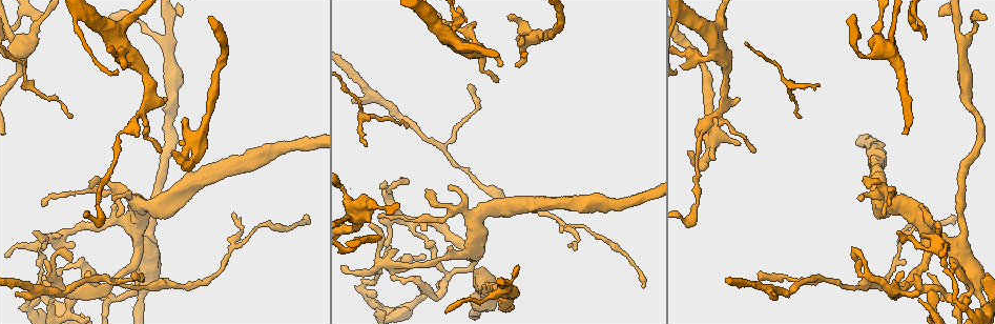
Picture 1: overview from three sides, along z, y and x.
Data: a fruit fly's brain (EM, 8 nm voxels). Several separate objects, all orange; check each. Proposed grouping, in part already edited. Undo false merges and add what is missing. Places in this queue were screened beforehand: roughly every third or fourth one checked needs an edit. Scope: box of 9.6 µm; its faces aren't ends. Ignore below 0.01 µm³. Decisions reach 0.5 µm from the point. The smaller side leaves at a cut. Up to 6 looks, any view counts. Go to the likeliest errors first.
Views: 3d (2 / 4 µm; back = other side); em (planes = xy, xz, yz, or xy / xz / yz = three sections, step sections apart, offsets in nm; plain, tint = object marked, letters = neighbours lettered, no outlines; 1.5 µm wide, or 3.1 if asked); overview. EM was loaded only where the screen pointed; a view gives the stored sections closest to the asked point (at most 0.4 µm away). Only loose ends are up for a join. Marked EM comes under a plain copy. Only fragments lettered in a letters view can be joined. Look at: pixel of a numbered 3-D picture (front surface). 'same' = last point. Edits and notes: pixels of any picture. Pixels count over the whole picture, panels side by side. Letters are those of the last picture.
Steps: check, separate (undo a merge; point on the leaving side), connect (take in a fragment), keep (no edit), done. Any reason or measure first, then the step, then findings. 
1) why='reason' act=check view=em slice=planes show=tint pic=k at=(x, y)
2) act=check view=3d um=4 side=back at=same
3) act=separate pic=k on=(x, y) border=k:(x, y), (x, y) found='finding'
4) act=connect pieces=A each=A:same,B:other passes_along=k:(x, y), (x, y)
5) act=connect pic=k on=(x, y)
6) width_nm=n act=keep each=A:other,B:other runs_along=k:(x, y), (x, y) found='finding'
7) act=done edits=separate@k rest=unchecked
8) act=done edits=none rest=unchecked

why='thin end' act=check view=em slice=planes show=letters pic=1 at=(233, 213)

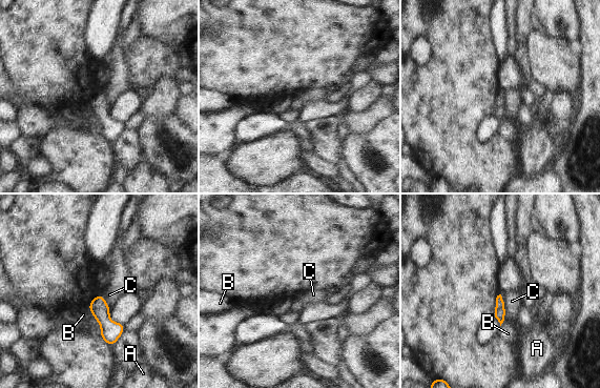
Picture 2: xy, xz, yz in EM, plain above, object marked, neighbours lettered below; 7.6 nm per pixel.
act=keep each=A:other,B:other,C:other border=2:(500, 293), (503, 300), (505, 317) found='no lettered fragment goes on from it'

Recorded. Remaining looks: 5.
why='thick turns thin' act=check view=3d um=4 pic=1 at=(135, 224)

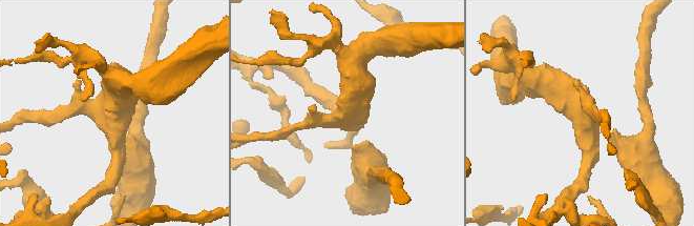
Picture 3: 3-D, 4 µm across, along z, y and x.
why='now the EM' act=check view=em slice=xz step=4 show=tint pic=3 at=(114, 113)

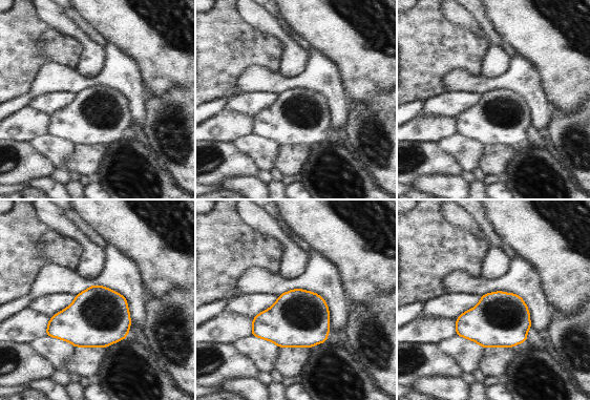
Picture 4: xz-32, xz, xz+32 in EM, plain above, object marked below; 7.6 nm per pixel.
why='another direction' act=check view=em slice=planes show=letters at=same

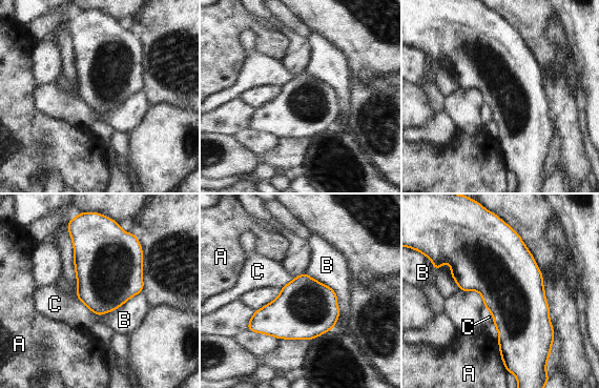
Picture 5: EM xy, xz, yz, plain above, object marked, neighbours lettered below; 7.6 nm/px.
longest_contact=B:380nm act=keep each=A:other,B:other,C:other found='one neuron here'

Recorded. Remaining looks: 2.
act=done edits=none rest=unchecked

